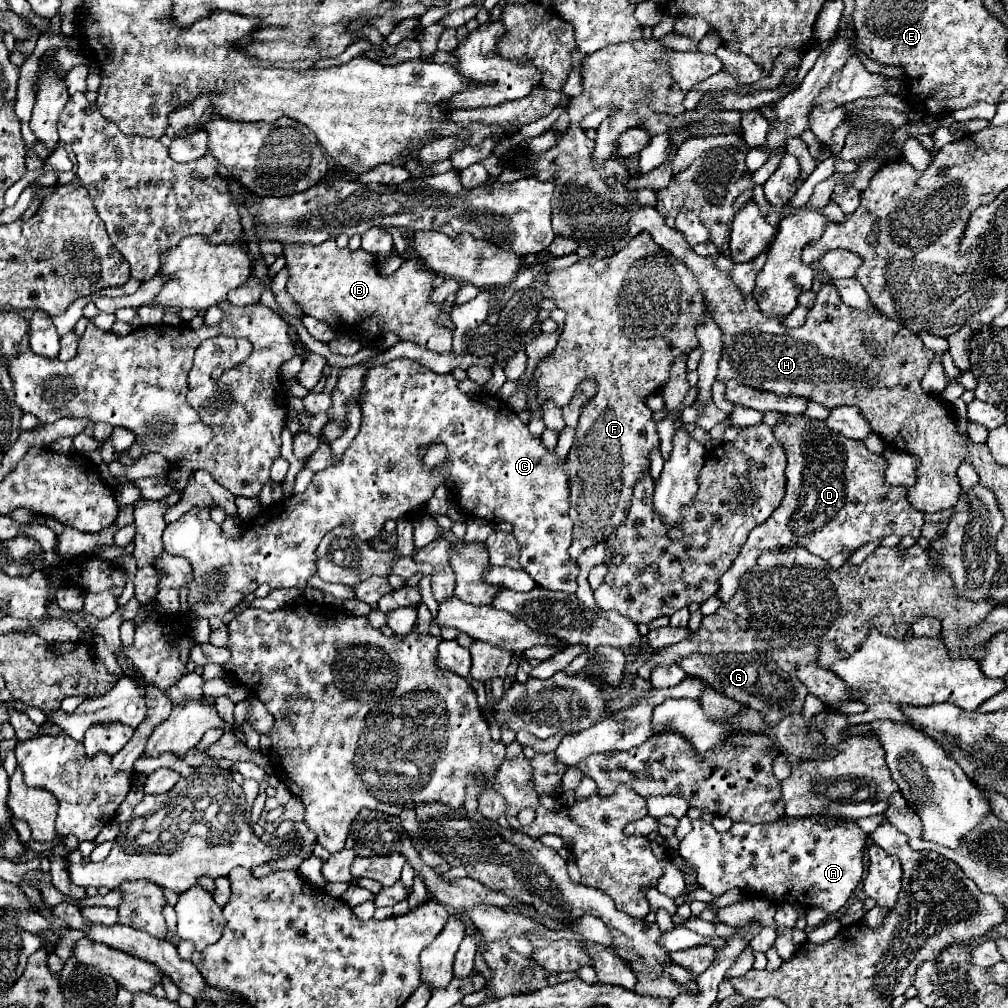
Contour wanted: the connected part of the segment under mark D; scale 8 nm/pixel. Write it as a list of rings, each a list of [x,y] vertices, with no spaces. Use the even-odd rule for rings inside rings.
[[[780,414],[780,422],[774,426],[774,436],[782,444],[786,452],[786,492],[782,498],[782,504],[772,512],[772,516],[756,526],[746,544],[742,546],[738,558],[730,566],[730,570],[720,578],[720,588],[716,592],[718,600],[722,604],[728,604],[728,600],[734,596],[736,586],[740,584],[742,574],[754,568],[760,554],[770,552],[772,548],[792,548],[792,546],[804,546],[810,554],[820,556],[830,564],[830,568],[840,568],[848,554],[856,548],[874,542],[882,536],[896,534],[896,536],[912,536],[918,540],[920,528],[924,524],[924,514],[914,510],[906,500],[906,488],[892,488],[884,484],[884,468],[886,460],[880,454],[870,452],[860,440],[850,440],[846,436],[840,436],[838,432],[828,430],[820,420],[806,420],[802,416],[784,416]]]

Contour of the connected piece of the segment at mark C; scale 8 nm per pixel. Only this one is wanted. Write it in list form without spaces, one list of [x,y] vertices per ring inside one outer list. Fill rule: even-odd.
[[[396,358],[388,364],[370,368],[364,376],[364,388],[358,400],[362,410],[360,432],[352,440],[342,462],[324,472],[316,472],[304,493],[290,497],[286,506],[274,504],[270,514],[256,518],[238,538],[228,538],[222,532],[222,526],[210,518],[208,508],[192,508],[180,520],[166,525],[162,536],[164,551],[172,556],[182,556],[192,564],[192,576],[186,586],[190,610],[178,612],[186,628],[202,618],[210,620],[210,630],[222,628],[224,614],[264,582],[270,588],[306,588],[306,580],[316,572],[316,548],[326,532],[344,524],[352,528],[360,540],[370,540],[380,534],[388,518],[411,517],[409,514],[428,502],[436,486],[446,480],[454,484],[454,494],[456,498],[462,498],[462,508],[466,508],[470,516],[492,524],[510,522],[514,526],[514,538],[524,548],[524,552],[520,552],[520,566],[538,586],[568,594],[576,592],[578,566],[574,566],[568,556],[568,546],[572,542],[568,472],[564,462],[558,460],[554,452],[546,450],[540,438],[528,432],[528,426],[508,404],[488,394],[462,394],[450,372],[434,374],[408,358]],[[436,438],[448,446],[448,466],[446,474],[434,476],[432,470],[418,460],[418,448],[432,444]]]

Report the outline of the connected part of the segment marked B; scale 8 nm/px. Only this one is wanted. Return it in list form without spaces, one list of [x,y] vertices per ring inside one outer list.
[[[330,238],[324,244],[282,244],[284,256],[286,256],[286,268],[290,270],[288,276],[288,294],[294,298],[296,304],[304,310],[306,316],[320,318],[332,326],[354,326],[356,334],[371,341],[382,338],[384,332],[398,334],[400,340],[414,342],[418,346],[424,346],[434,352],[450,352],[452,348],[452,332],[438,324],[438,316],[442,312],[444,304],[434,304],[430,300],[430,292],[434,290],[434,272],[430,268],[424,268],[420,258],[406,260],[396,270],[396,280],[386,280],[380,276],[376,266],[376,256],[366,252],[366,258],[358,258],[362,250],[350,250],[350,248],[338,248],[336,240]]]

